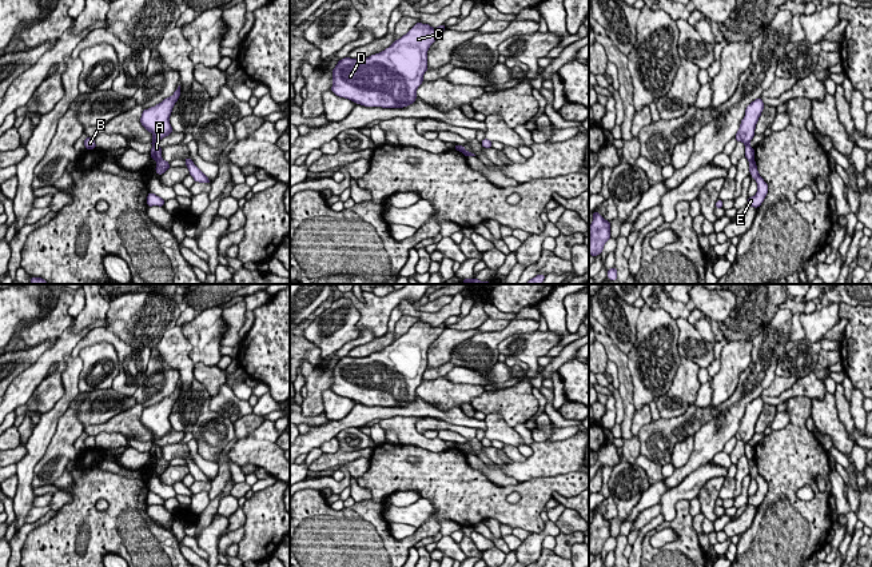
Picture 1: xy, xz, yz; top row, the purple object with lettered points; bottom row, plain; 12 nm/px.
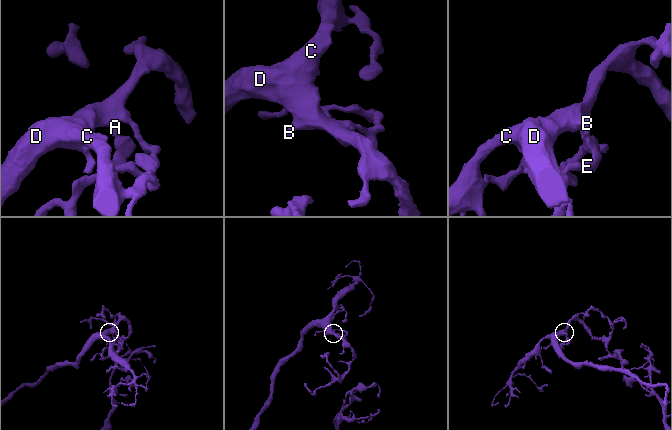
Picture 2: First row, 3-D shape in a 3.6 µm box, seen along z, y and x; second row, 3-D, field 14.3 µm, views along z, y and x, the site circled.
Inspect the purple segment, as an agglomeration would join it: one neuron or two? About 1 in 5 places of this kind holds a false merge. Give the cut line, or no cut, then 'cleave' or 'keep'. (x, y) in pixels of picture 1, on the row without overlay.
cut in xy along (160, 456), (156, 460); cleave

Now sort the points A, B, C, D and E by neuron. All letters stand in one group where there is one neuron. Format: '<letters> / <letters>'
A B C D / E

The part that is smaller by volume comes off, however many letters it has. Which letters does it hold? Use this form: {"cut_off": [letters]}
{"cut_off": ["E"]}

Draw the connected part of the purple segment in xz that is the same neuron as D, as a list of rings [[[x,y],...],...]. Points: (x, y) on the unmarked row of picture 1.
[[[417,322],[379,352],[339,359],[333,368],[330,390],[365,406],[403,407],[413,403],[427,370],[429,346],[445,328],[445,323],[433,327]]]

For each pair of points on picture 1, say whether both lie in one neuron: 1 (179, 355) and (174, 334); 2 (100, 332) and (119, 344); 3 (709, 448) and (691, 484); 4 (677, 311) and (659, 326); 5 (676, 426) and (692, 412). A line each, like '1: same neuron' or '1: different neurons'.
1: same neuron
2: same neuron
3: different neurons
4: different neurons
5: same neuron

